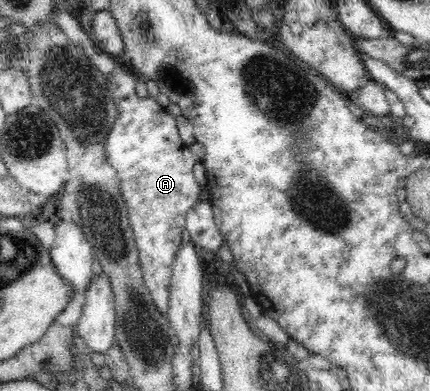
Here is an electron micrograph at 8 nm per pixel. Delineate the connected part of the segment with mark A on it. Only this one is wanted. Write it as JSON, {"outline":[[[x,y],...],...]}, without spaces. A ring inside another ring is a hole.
{"outline":[[[115,67],[107,77],[107,90],[117,106],[115,123],[107,133],[107,163],[115,168],[120,194],[128,209],[128,220],[133,230],[143,280],[151,292],[153,303],[166,317],[170,296],[169,286],[175,255],[182,247],[181,233],[185,229],[186,216],[200,201],[202,186],[191,175],[191,153],[179,155],[187,147],[180,137],[175,118],[161,107],[153,97],[139,97],[135,93],[137,77],[123,67]]]}

